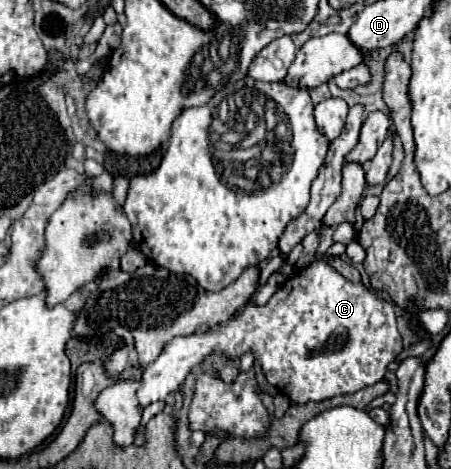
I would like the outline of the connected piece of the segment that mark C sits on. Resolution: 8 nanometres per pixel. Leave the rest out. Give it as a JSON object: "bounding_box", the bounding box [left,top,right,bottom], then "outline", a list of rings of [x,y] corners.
{"bounding_box":[136,261,402,409],"outline":[[[312,261],[306,269],[298,271],[294,277],[284,281],[282,287],[270,297],[266,307],[248,305],[240,315],[232,317],[228,323],[208,329],[206,333],[172,339],[158,355],[158,359],[142,371],[142,385],[136,393],[140,407],[144,409],[152,401],[164,399],[168,394],[177,391],[188,371],[198,365],[208,353],[238,357],[244,355],[248,349],[260,361],[266,379],[272,385],[280,387],[292,403],[308,403],[324,401],[336,395],[356,393],[364,387],[382,381],[388,371],[388,363],[392,363],[402,351],[402,337],[396,327],[396,313],[392,303],[374,295],[364,283],[352,283],[344,279],[326,261]]]}

